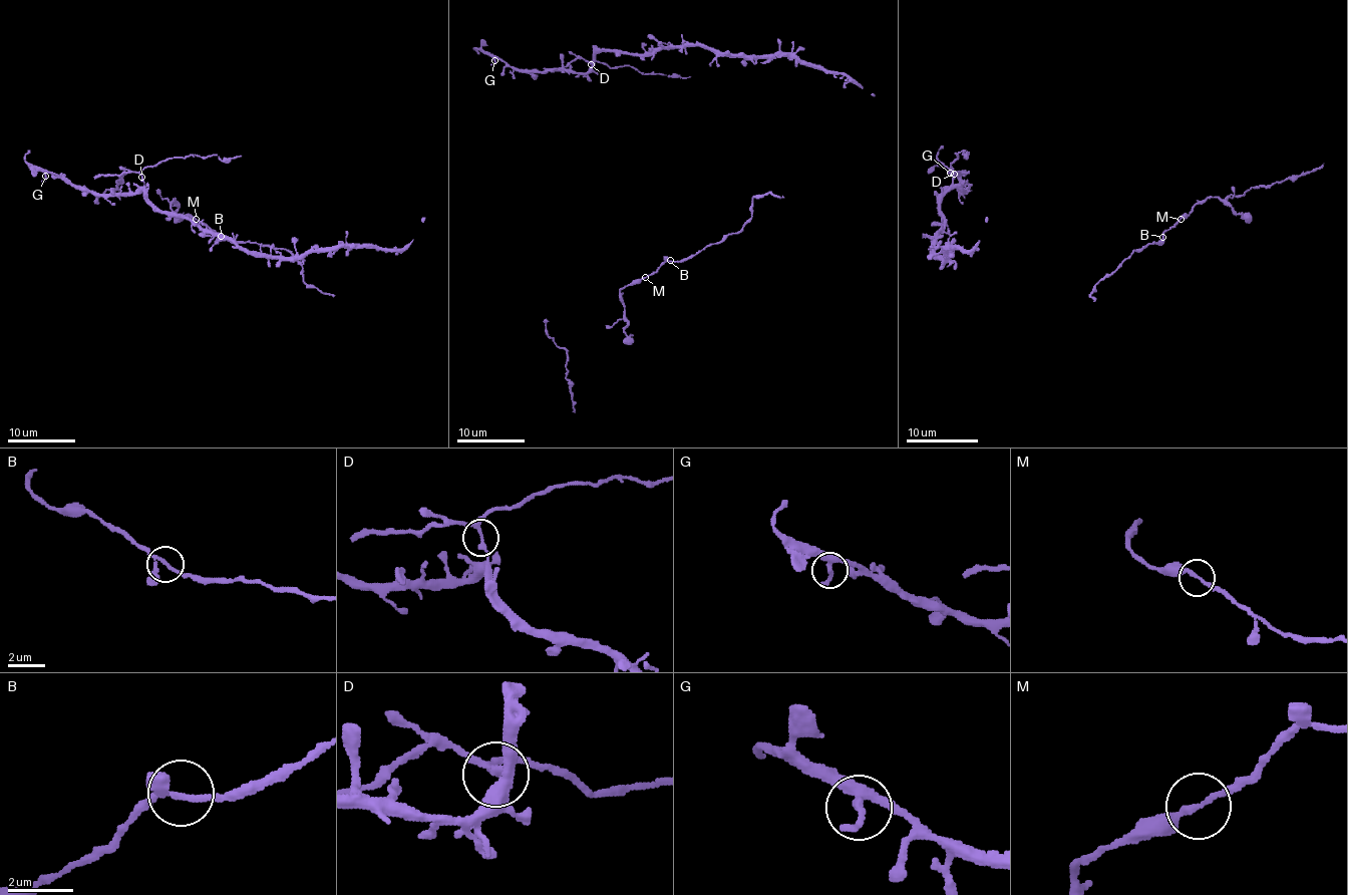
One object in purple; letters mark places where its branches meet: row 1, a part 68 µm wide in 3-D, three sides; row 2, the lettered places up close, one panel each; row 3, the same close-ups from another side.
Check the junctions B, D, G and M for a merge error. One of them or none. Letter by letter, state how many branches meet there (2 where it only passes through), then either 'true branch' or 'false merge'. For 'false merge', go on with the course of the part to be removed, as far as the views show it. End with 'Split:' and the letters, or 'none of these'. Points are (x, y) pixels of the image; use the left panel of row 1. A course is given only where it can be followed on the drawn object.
B: branches 3; true branch
D: branches 3; false merge; course (141, 178), (146, 168), (174, 158), (217, 156), (221, 159), (241, 156)
G: branches 3; true branch
M: branches 2; true branch
Split: D

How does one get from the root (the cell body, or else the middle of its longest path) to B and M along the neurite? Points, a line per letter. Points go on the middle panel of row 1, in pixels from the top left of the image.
B: (767, 192), (752, 199), (752, 217), (737, 232), (727, 234), (718, 242), (708, 244), (680, 261), (670, 261)
M: (767, 192), (752, 199), (752, 217), (737, 232), (680, 261), (666, 261), (645, 278)

